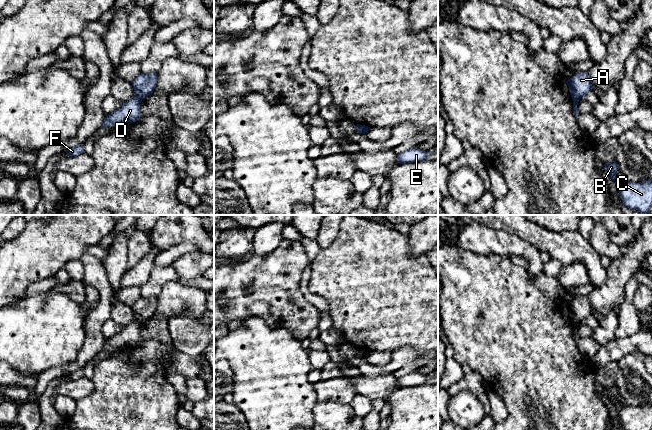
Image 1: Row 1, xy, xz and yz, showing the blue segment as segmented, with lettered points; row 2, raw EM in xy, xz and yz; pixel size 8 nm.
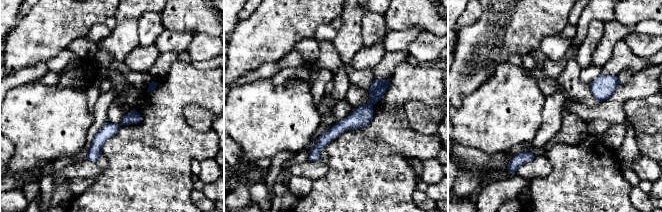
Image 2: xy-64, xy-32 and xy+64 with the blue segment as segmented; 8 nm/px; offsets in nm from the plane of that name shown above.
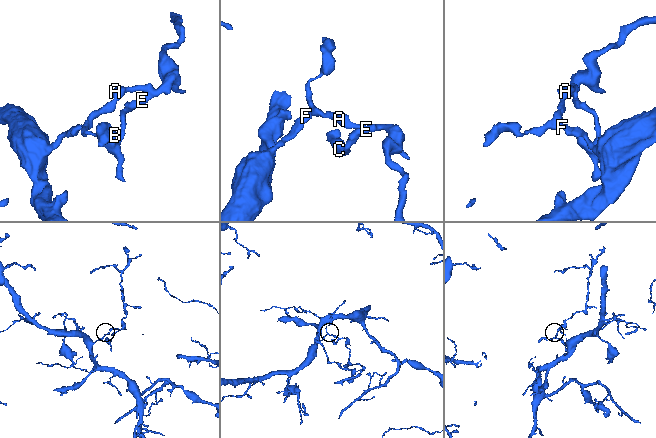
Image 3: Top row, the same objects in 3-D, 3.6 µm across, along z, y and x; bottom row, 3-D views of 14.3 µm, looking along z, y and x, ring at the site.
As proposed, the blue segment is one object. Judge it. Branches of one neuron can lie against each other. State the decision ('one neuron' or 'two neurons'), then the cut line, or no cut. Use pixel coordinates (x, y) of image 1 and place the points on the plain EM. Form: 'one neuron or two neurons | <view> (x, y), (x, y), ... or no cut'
two neurons | yz (573, 322), (579, 323)

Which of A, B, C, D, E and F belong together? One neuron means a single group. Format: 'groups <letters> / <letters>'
groups A B C E / D F

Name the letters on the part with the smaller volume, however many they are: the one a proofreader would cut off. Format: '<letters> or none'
A, B, C, E

